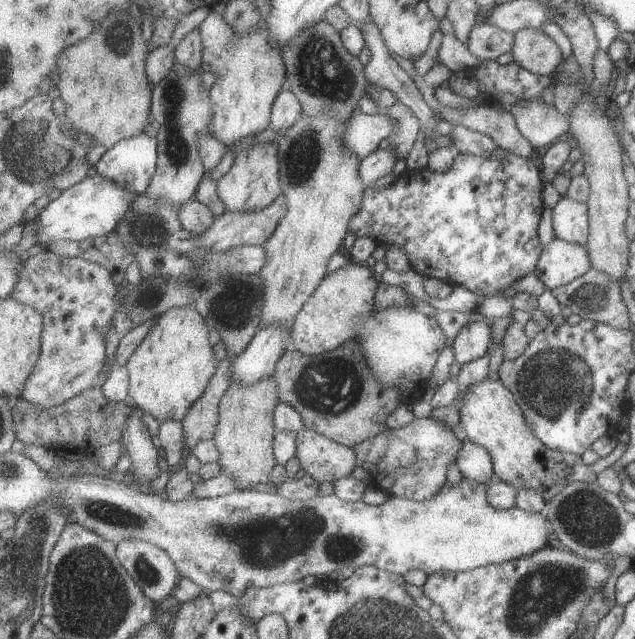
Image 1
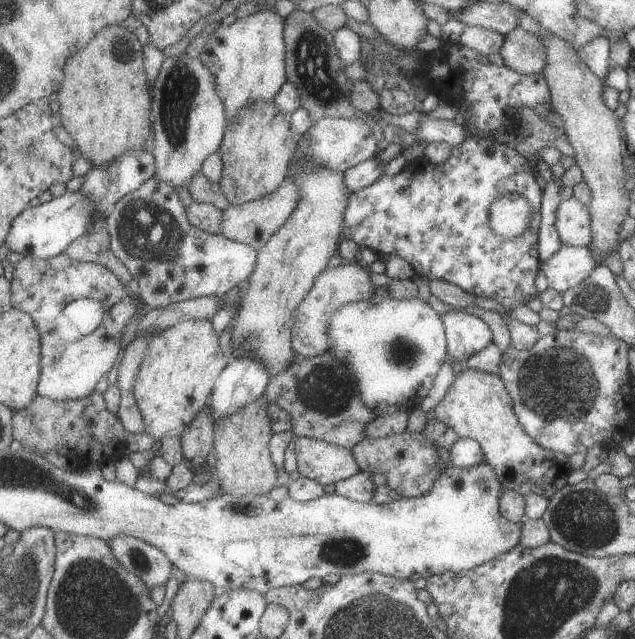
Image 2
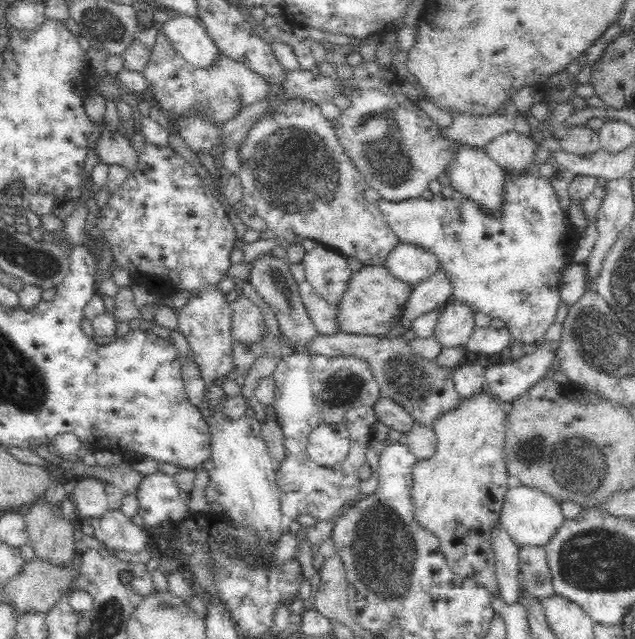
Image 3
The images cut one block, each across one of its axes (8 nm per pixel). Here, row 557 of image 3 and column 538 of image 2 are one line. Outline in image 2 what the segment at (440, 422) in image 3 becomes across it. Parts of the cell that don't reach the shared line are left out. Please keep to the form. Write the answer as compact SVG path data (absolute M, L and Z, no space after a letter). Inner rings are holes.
M463 369L447 396L434 409L437 420L451 427L459 437L471 437L483 448L486 462L497 472L500 486L521 496L536 494L548 499L567 486L573 472L571 458L565 453L543 448L533 440L517 416L514 400L499 374Z

